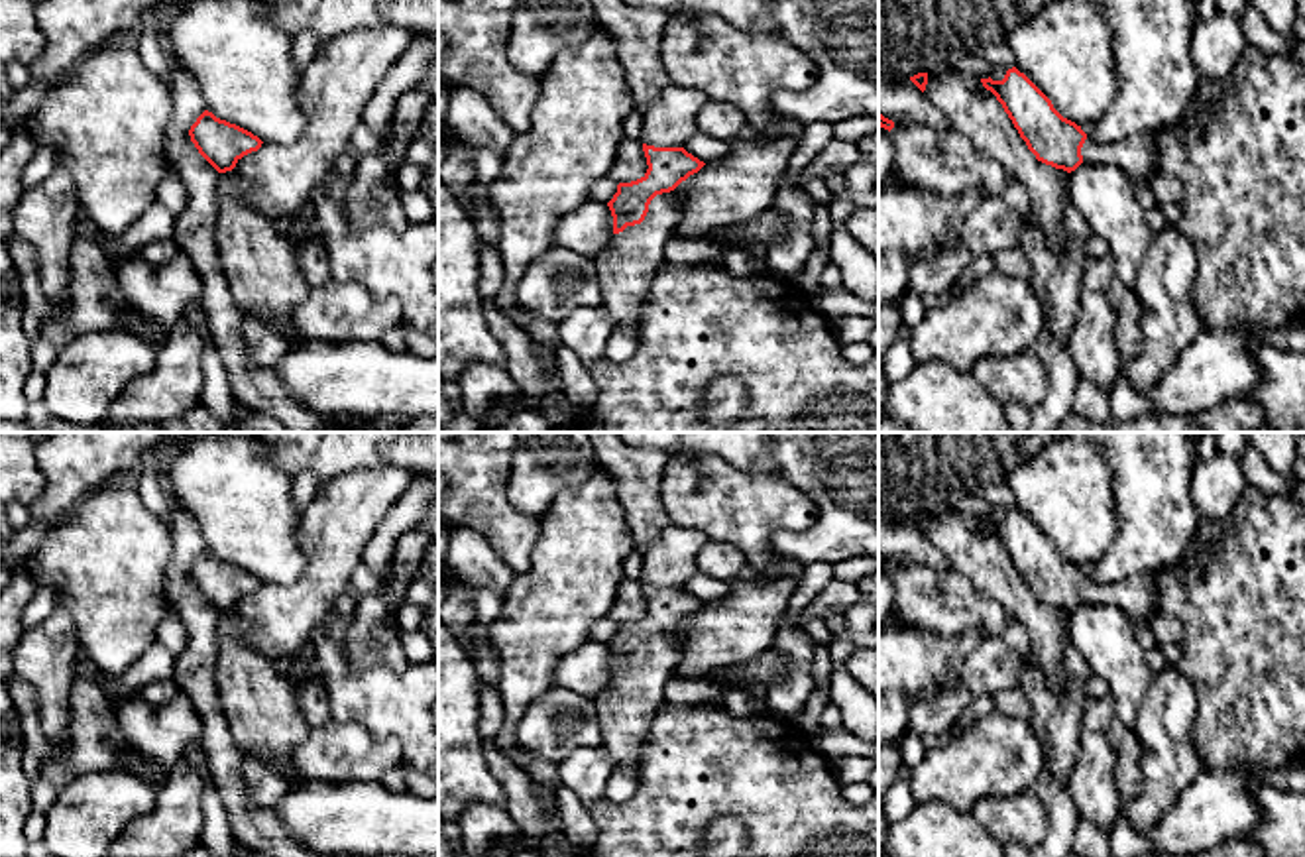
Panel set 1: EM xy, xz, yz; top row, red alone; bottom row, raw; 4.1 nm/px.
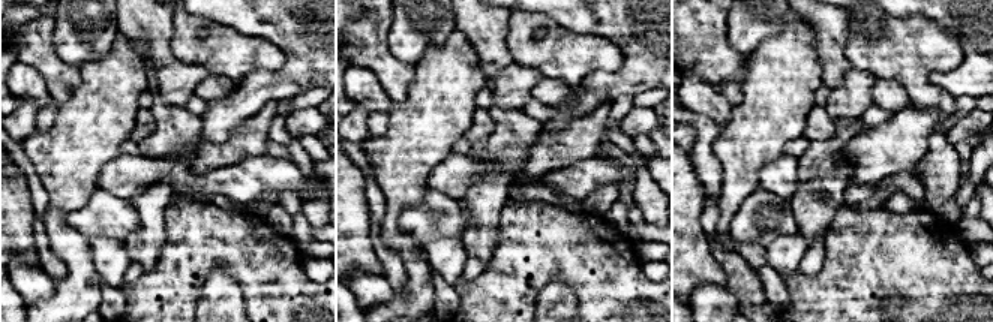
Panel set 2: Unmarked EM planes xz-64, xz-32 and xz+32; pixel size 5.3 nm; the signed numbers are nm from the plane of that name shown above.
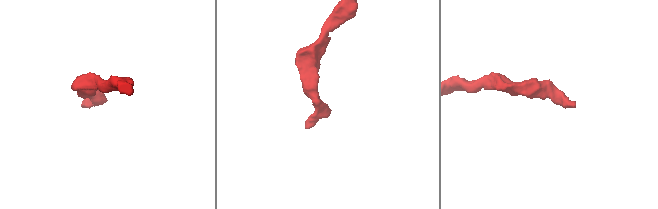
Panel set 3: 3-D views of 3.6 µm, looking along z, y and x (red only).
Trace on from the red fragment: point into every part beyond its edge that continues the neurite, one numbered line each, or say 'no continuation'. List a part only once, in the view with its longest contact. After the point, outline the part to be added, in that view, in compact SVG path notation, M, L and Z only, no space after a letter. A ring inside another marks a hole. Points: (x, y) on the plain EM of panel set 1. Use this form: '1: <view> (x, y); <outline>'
1: xz (627, 706); M670 633L656 635L645 660L613 674L596 698L603 747L615 769L639 771L654 714L664 704L664 686L676 676L680 641Z

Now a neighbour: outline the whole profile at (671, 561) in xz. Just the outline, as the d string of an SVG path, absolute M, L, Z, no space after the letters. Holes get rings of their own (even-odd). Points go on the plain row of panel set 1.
M666 525L645 552L641 584L654 588L686 588L698 572L698 554L709 539L704 533Z

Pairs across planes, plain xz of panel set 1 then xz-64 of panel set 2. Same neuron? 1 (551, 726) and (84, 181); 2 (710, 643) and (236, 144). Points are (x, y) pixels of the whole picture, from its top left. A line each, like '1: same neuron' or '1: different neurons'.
1: different neurons
2: same neuron

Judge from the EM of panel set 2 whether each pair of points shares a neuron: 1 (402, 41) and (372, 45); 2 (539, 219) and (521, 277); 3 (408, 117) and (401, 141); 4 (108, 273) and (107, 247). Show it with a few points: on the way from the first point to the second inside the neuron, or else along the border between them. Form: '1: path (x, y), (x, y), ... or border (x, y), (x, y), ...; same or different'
1: border (392, 15), (389, 50), (414, 66); different
2: path (536, 234), (536, 244), (522, 262); same
3: path (408, 123), (407, 135); same
4: path (108, 267), (108, 253); same

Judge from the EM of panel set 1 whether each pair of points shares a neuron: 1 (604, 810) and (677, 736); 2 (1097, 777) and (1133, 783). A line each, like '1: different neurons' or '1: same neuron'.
1: same neuron
2: different neurons

